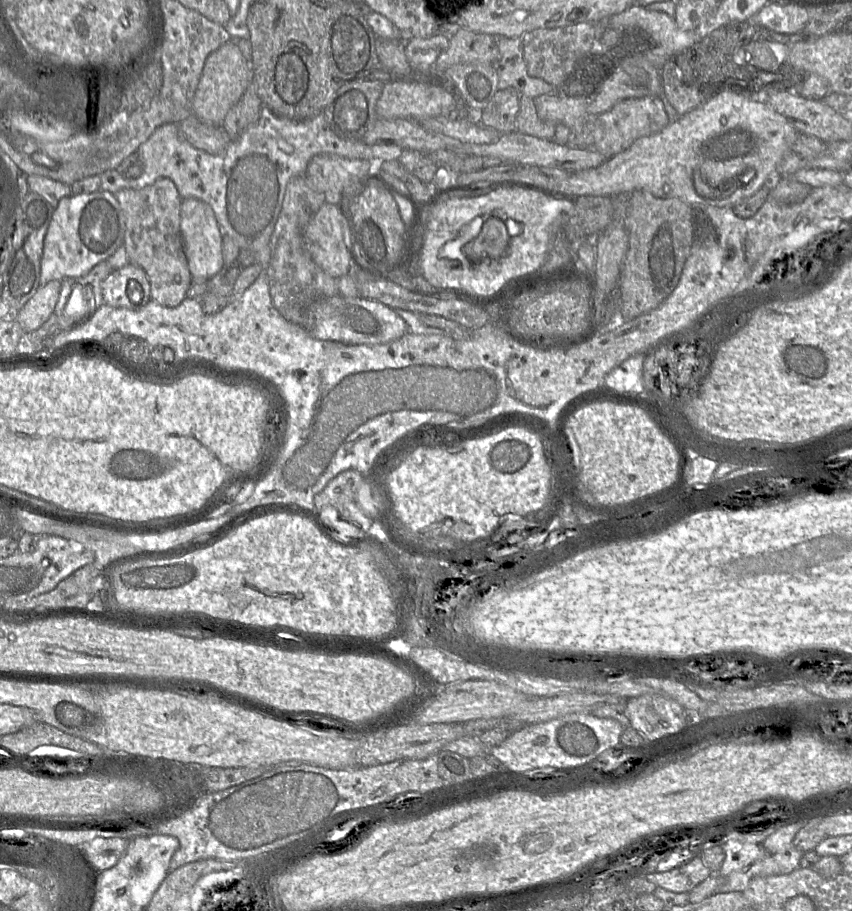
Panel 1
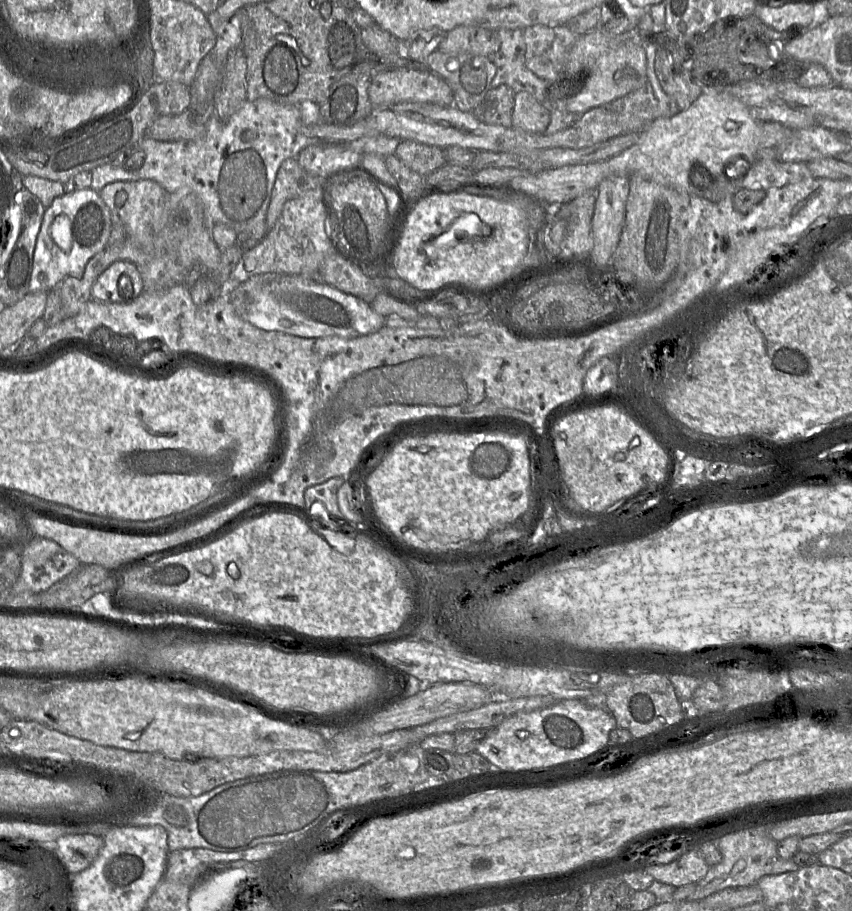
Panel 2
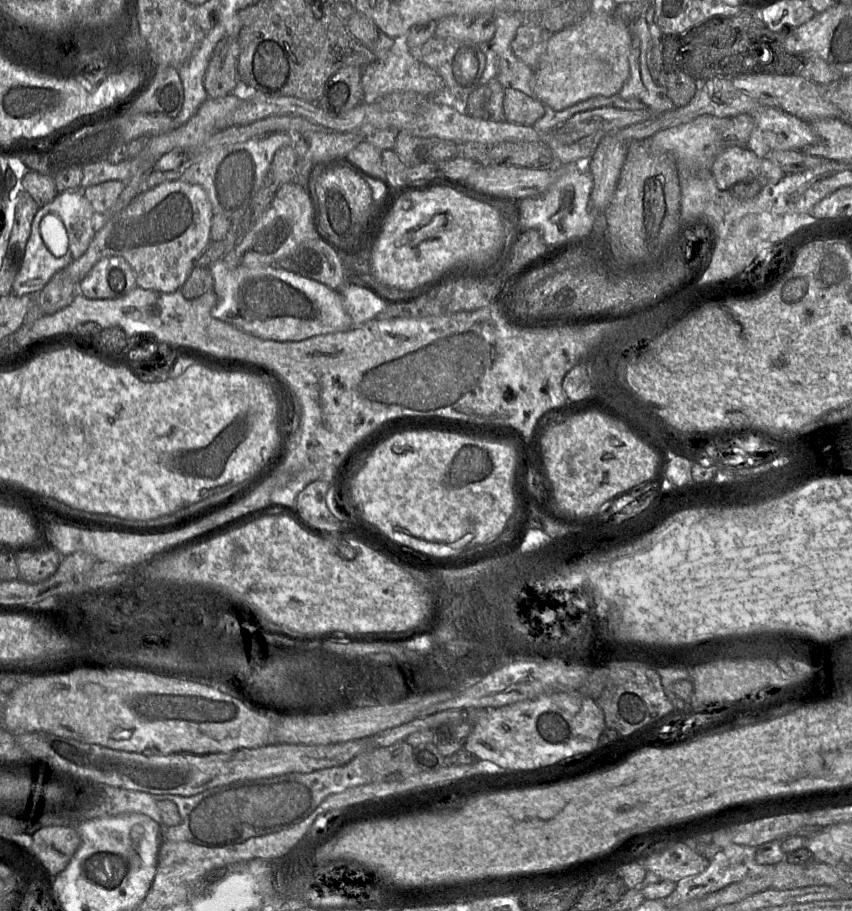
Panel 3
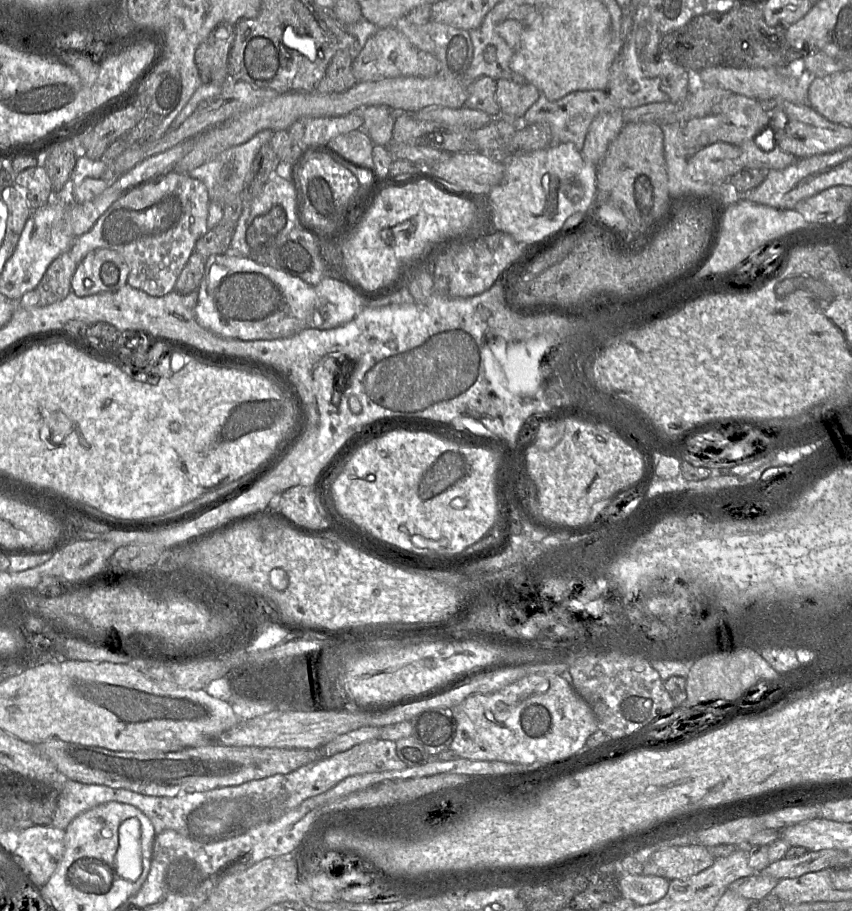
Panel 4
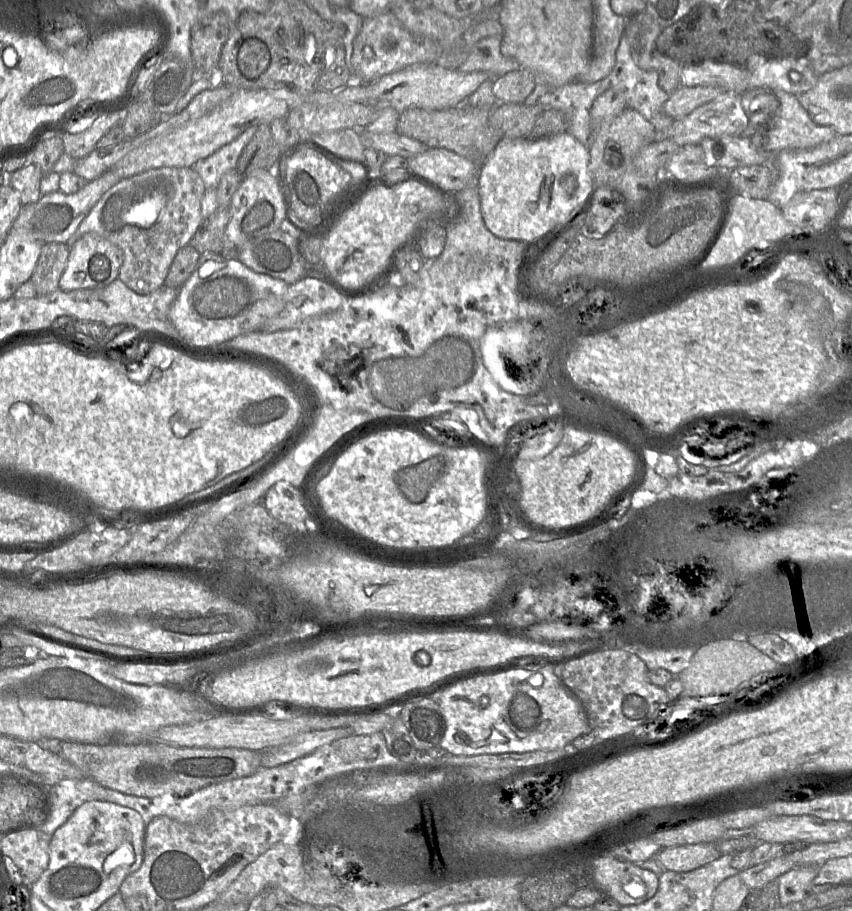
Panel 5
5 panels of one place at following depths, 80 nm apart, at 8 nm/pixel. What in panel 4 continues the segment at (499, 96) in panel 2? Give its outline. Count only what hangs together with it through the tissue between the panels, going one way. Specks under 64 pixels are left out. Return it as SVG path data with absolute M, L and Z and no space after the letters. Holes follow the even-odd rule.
M490 77L479 78L468 85L465 107L485 112L492 117L500 116L501 109L496 100L496 80Z

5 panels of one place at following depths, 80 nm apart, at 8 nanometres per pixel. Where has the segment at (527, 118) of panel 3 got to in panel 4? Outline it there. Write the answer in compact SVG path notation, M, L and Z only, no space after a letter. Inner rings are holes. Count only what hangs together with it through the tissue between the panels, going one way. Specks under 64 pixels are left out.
M499 79L496 83L496 100L501 115L509 119L522 119L540 95L538 89L526 81Z

